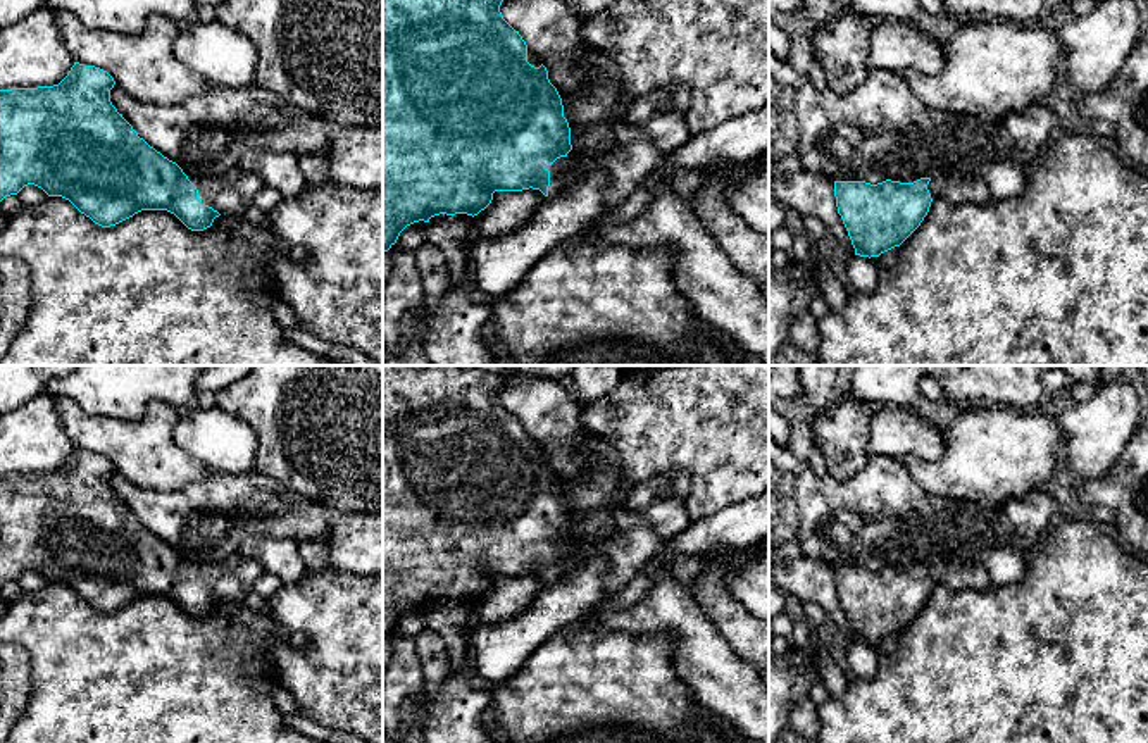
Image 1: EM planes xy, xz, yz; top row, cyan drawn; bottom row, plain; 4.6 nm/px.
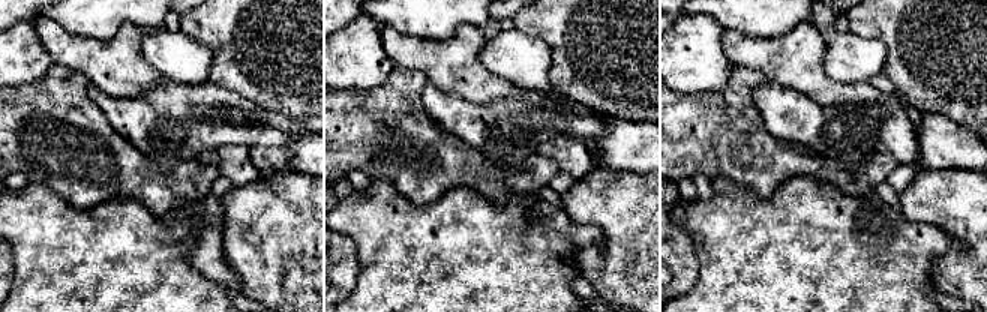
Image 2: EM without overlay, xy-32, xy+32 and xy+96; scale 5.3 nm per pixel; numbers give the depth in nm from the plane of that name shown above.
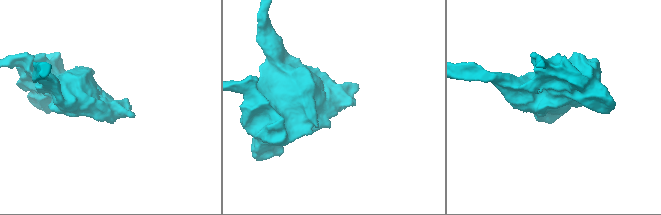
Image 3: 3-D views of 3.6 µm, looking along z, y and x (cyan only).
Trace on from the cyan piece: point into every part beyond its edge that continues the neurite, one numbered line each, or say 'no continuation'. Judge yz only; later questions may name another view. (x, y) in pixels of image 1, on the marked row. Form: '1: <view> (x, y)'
1: yz (957, 190)

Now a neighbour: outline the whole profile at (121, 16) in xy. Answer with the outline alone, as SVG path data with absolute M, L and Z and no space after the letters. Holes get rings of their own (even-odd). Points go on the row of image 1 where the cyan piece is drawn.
M48 0L53 10L67 10L91 29L138 34L153 14L183 22L198 16L195 0Z

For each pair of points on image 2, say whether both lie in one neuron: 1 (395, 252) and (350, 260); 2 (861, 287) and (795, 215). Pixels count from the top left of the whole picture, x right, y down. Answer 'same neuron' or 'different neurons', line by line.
1: different neurons
2: same neuron

